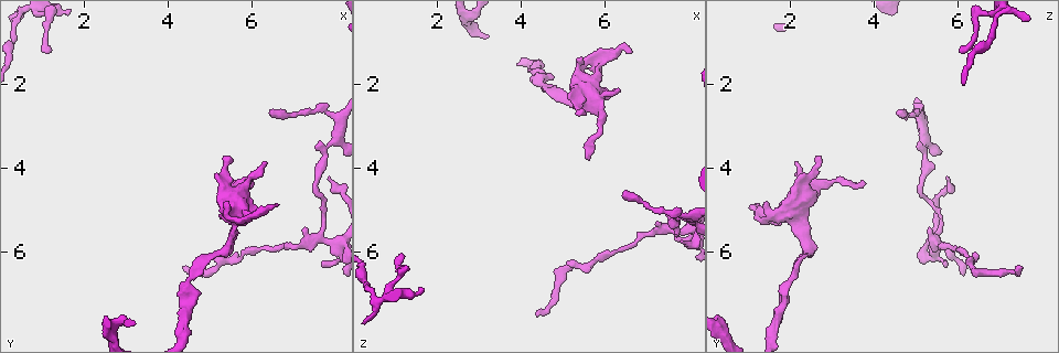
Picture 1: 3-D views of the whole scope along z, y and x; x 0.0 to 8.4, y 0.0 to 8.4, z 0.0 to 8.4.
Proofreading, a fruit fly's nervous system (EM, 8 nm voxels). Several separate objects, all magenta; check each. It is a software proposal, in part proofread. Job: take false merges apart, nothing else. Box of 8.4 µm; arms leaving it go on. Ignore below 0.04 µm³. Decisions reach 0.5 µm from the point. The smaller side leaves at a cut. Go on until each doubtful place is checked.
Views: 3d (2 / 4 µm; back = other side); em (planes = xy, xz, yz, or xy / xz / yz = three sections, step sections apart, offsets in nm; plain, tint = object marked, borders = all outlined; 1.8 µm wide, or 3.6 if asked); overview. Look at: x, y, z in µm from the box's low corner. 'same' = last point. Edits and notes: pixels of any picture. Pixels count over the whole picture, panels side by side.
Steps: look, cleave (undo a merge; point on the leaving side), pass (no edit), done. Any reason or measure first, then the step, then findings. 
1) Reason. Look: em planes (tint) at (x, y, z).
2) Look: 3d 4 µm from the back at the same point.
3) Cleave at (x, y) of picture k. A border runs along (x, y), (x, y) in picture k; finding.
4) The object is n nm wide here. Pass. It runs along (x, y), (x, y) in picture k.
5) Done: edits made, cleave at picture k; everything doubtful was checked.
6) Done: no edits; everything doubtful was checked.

Thick turns thin. Look: em xz step 4 (tint) at (7.75, 5.75, 5.45).

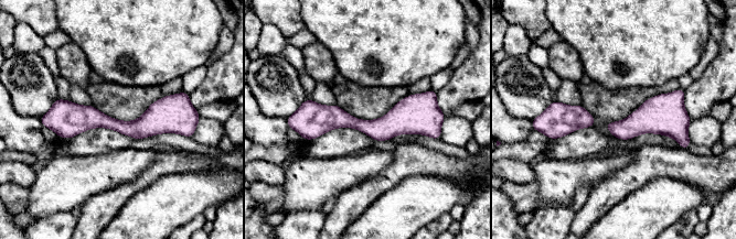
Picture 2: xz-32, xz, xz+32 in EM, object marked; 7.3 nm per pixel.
Pass. Continuous, no second cell.

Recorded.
Sudden change in width. Look: em 3.6 µm planes (tint) at (5.55, 5.00, 2.20).

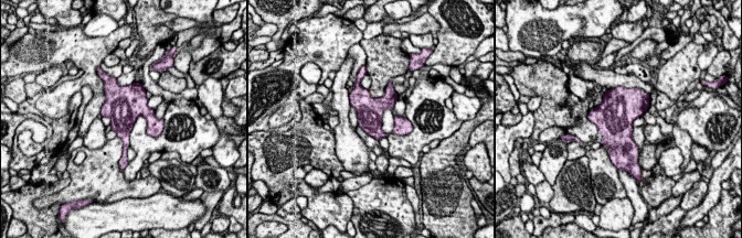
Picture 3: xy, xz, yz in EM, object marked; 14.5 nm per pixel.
The object is 380 nm wide here. Pass. Continuous, no second cell.

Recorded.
Closes a loop. Look: 3d 4 µm at (5.75, 5.15, 1.25).

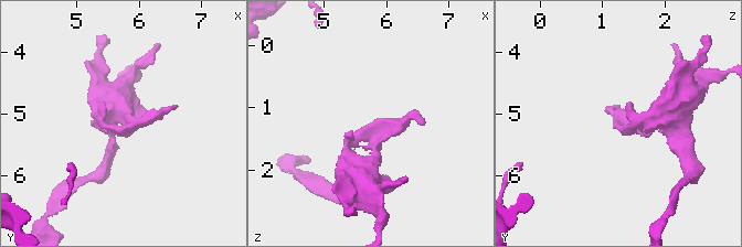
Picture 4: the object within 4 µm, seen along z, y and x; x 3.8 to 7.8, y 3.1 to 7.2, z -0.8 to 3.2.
Shape alone is not enough. Look: em planes (tint) at (5.80, 5.25, 1.30).

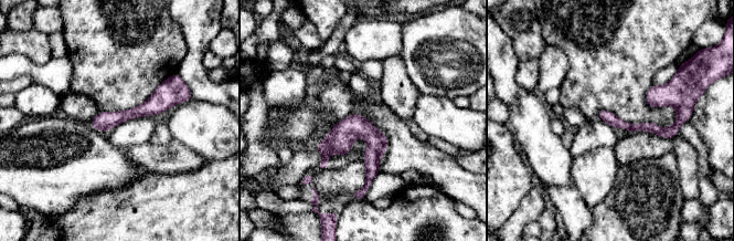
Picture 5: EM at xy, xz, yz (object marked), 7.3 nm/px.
Pass. It runs along (178, 98), (94, 123) in picture 5; one cell here.

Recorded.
Done: no edits; everything doubtful was checked.

